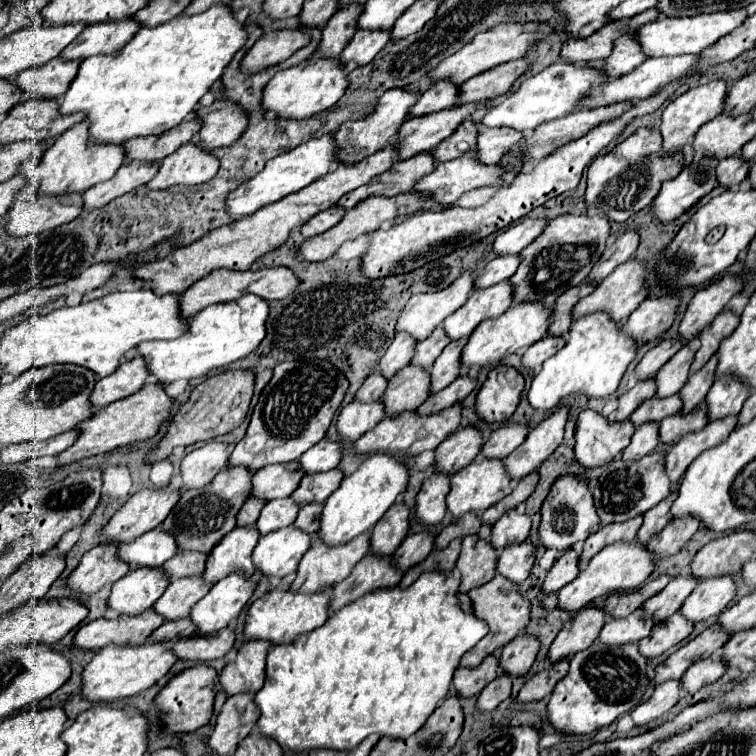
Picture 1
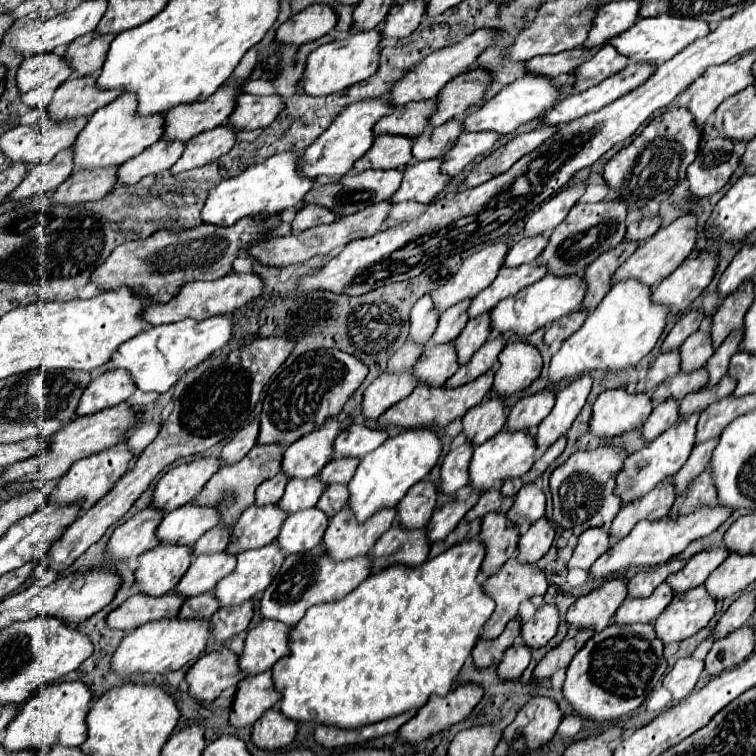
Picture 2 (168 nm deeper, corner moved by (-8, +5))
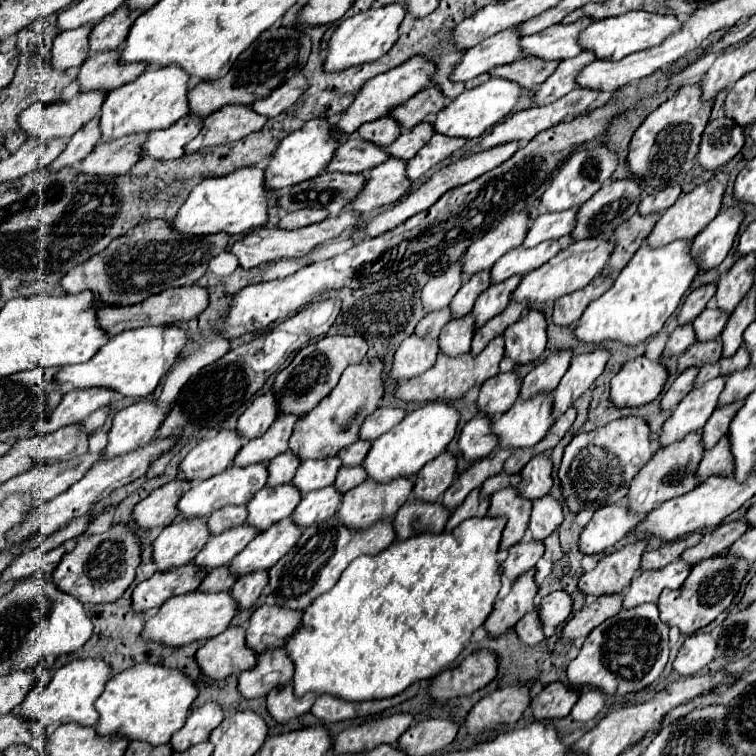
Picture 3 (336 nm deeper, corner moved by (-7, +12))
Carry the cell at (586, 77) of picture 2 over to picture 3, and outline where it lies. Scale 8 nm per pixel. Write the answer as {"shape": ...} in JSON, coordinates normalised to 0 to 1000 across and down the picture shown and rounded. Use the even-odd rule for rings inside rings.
{"shape":[[[769,69],[766,74],[761,74],[761,77],[755,77],[755,79],[745,79],[745,82],[739,85],[739,90],[734,93],[734,98],[729,98],[729,101],[716,111],[716,116],[710,119],[710,124],[708,124],[708,130],[705,130],[705,138],[708,138],[708,140],[721,140],[721,138],[729,138],[729,135],[734,135],[737,130],[747,127],[750,122],[761,119],[761,116],[763,116],[763,101],[766,101],[766,95],[769,95],[776,85],[787,82],[787,79],[790,79],[787,69]]]}

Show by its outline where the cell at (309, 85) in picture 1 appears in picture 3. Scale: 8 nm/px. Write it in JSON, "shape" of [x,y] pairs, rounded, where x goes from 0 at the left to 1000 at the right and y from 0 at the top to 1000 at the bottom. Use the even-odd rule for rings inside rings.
{"shape":[[[525,3],[525,5],[515,5],[515,8],[493,8],[483,16],[475,16],[467,24],[454,26],[435,53],[427,93],[451,95],[451,93],[507,77],[528,50],[525,37],[528,37],[533,21],[536,21],[536,8],[533,8],[533,3]]]}

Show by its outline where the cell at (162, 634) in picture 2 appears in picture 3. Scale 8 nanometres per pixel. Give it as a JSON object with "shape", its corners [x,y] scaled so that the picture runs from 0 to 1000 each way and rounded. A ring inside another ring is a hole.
{"shape":[[[250,783],[242,788],[231,788],[224,791],[202,817],[197,817],[189,828],[187,844],[194,849],[205,849],[205,852],[216,852],[218,857],[239,857],[247,854],[253,849],[274,849],[276,844],[292,839],[308,812],[311,812],[311,796],[306,794],[303,783]]]}

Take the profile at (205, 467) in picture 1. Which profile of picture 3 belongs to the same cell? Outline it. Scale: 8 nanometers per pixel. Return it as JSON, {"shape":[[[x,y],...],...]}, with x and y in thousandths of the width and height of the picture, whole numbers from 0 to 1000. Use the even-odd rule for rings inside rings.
{"shape":[[[348,521],[340,524],[332,537],[316,550],[313,558],[313,574],[327,585],[335,582],[340,577],[348,577],[353,571],[353,566],[364,558],[366,553],[366,540],[364,540],[364,524]]]}

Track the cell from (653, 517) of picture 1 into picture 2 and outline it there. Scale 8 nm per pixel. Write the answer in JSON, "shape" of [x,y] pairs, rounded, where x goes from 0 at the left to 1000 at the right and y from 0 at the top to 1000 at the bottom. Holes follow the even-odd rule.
{"shape":[[[947,578],[947,581],[939,581],[937,586],[921,586],[921,589],[918,589],[918,594],[915,594],[910,610],[905,612],[905,618],[902,618],[902,620],[894,626],[894,631],[892,631],[894,655],[905,652],[905,647],[910,644],[910,639],[913,639],[921,628],[926,628],[926,626],[934,620],[934,615],[939,612],[939,604],[942,604],[942,597],[944,597],[947,586],[950,586],[950,578]]]}

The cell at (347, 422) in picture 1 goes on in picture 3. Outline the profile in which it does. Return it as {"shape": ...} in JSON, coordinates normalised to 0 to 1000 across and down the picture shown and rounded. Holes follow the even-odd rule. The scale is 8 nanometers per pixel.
{"shape":[[[541,444],[533,450],[533,455],[525,460],[517,481],[515,500],[522,503],[525,508],[549,500],[567,489],[575,481],[575,474],[581,468],[578,450],[570,447],[554,447],[554,444]]]}

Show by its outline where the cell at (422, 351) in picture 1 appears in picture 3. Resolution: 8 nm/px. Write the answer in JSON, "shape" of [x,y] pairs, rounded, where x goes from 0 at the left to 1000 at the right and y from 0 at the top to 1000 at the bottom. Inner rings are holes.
{"shape":[[[634,360],[628,365],[623,365],[623,370],[618,370],[607,386],[599,392],[597,402],[594,402],[594,410],[597,410],[597,421],[612,421],[623,413],[626,402],[628,402],[628,394],[647,381],[644,376],[647,370],[647,360]]]}

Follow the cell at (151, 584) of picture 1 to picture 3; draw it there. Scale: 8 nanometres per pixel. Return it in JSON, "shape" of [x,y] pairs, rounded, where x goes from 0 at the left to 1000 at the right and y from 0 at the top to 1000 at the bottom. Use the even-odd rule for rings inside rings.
{"shape":[[[231,688],[202,717],[202,743],[208,757],[224,757],[253,746],[263,725],[276,714],[276,701],[269,688]]]}

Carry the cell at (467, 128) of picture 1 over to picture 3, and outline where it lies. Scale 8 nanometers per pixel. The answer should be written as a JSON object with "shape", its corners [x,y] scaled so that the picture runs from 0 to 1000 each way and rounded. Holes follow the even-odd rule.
{"shape":[[[557,161],[554,167],[544,169],[541,175],[533,175],[520,190],[512,193],[512,201],[530,212],[544,212],[560,190],[565,190],[575,180],[575,169],[570,161]]]}

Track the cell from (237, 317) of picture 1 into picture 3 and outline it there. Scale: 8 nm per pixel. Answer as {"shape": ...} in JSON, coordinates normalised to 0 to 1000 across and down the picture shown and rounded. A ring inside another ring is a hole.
{"shape":[[[194,431],[149,444],[118,479],[83,484],[75,503],[94,513],[142,511],[163,524],[197,524],[247,458],[247,437],[237,431]]]}

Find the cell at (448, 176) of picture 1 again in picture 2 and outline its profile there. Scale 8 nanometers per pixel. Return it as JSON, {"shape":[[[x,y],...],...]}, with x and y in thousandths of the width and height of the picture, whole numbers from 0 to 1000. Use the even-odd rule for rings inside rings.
{"shape":[[[582,210],[545,213],[534,221],[534,237],[529,250],[516,261],[516,269],[550,266],[569,269],[595,239],[593,231],[582,229]]]}

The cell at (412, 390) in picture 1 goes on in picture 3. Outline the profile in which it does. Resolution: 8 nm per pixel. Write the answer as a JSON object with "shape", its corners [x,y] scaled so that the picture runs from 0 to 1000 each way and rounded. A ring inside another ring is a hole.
{"shape":[[[623,415],[607,423],[594,423],[581,442],[581,466],[591,471],[612,471],[620,466],[623,447],[626,447]]]}

